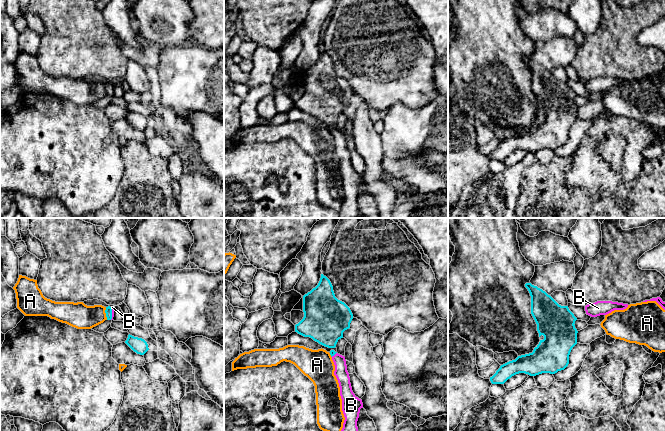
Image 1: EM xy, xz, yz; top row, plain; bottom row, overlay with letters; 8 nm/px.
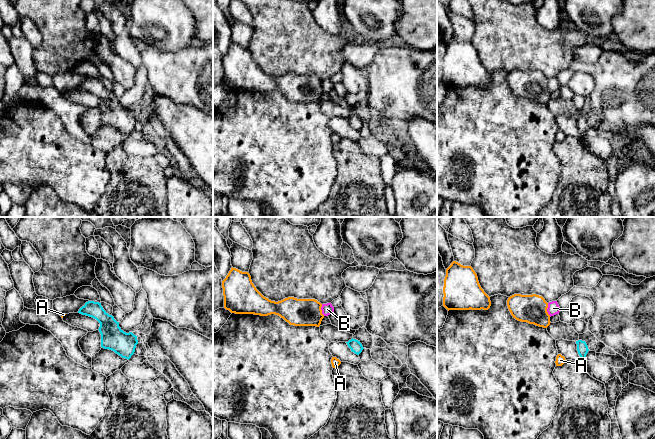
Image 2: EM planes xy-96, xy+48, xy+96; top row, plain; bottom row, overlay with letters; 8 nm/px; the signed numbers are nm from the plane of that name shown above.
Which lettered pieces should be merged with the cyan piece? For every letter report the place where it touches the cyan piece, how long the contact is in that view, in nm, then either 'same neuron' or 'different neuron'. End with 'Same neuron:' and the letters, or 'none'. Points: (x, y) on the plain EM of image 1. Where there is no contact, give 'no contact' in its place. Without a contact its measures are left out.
A: meets cyan in xy at (105, 88); contact 110 nm long; different neuron
B: meets cyan in xy at (111, 89); contact 110 nm long; same neuron
Same neuron: B

